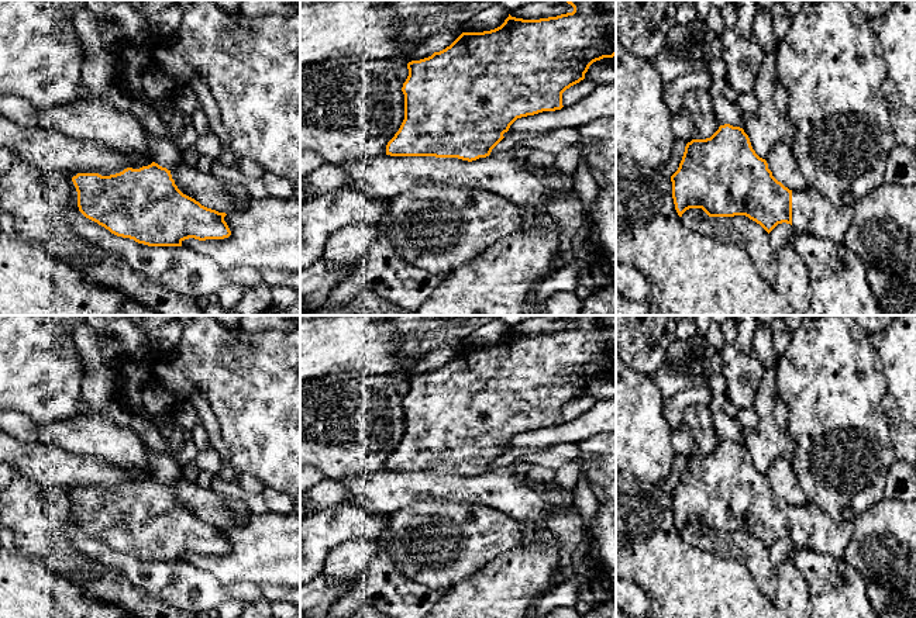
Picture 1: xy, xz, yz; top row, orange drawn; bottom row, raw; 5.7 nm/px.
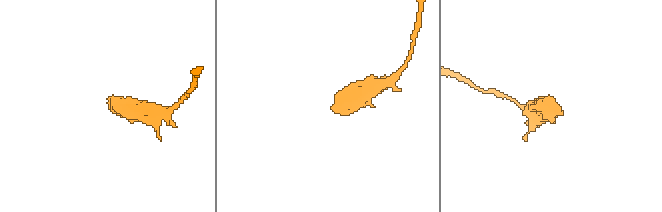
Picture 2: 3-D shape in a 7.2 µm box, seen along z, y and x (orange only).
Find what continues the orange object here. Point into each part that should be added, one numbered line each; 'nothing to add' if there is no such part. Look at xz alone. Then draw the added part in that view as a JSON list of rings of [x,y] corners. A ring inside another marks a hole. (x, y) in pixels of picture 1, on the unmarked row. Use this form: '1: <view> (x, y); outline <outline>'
nothing to add

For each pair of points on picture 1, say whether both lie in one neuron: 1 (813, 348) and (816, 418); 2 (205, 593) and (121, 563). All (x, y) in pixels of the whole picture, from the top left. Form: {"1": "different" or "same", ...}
{"1": "same", "2": "same"}

